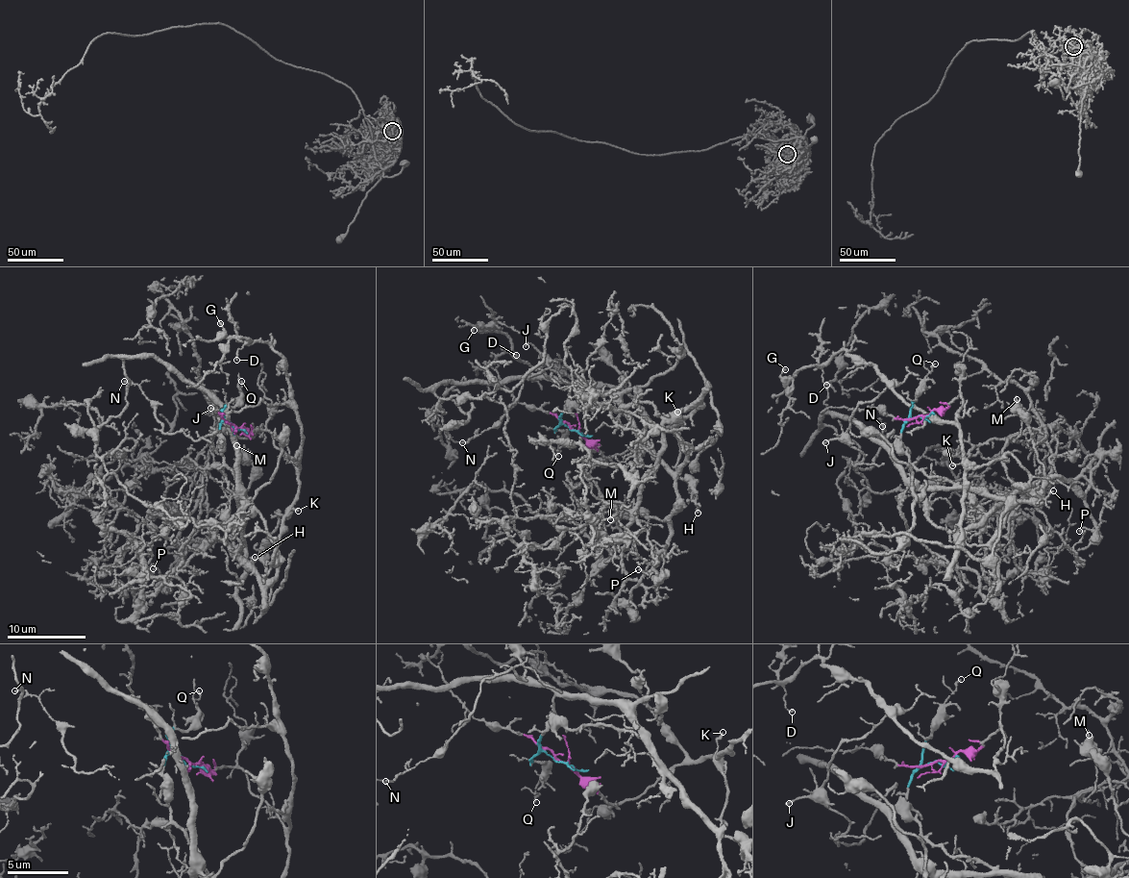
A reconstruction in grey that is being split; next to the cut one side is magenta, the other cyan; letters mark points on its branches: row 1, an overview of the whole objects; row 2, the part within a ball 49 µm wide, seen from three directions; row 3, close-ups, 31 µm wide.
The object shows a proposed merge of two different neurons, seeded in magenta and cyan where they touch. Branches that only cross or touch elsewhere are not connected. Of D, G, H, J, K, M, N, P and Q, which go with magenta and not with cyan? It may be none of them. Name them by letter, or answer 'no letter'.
D, G, H, J, K, N

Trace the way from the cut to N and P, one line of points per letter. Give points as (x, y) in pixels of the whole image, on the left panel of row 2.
N: (233, 427), (265, 431), (301, 466), (289, 403), (260, 400), (195, 440), (162, 431), (156, 403), (124, 381)
P: (233, 427), (223, 421), (218, 437), (246, 499), (243, 547), (233, 537), (205, 541), (167, 577), (152, 569)

